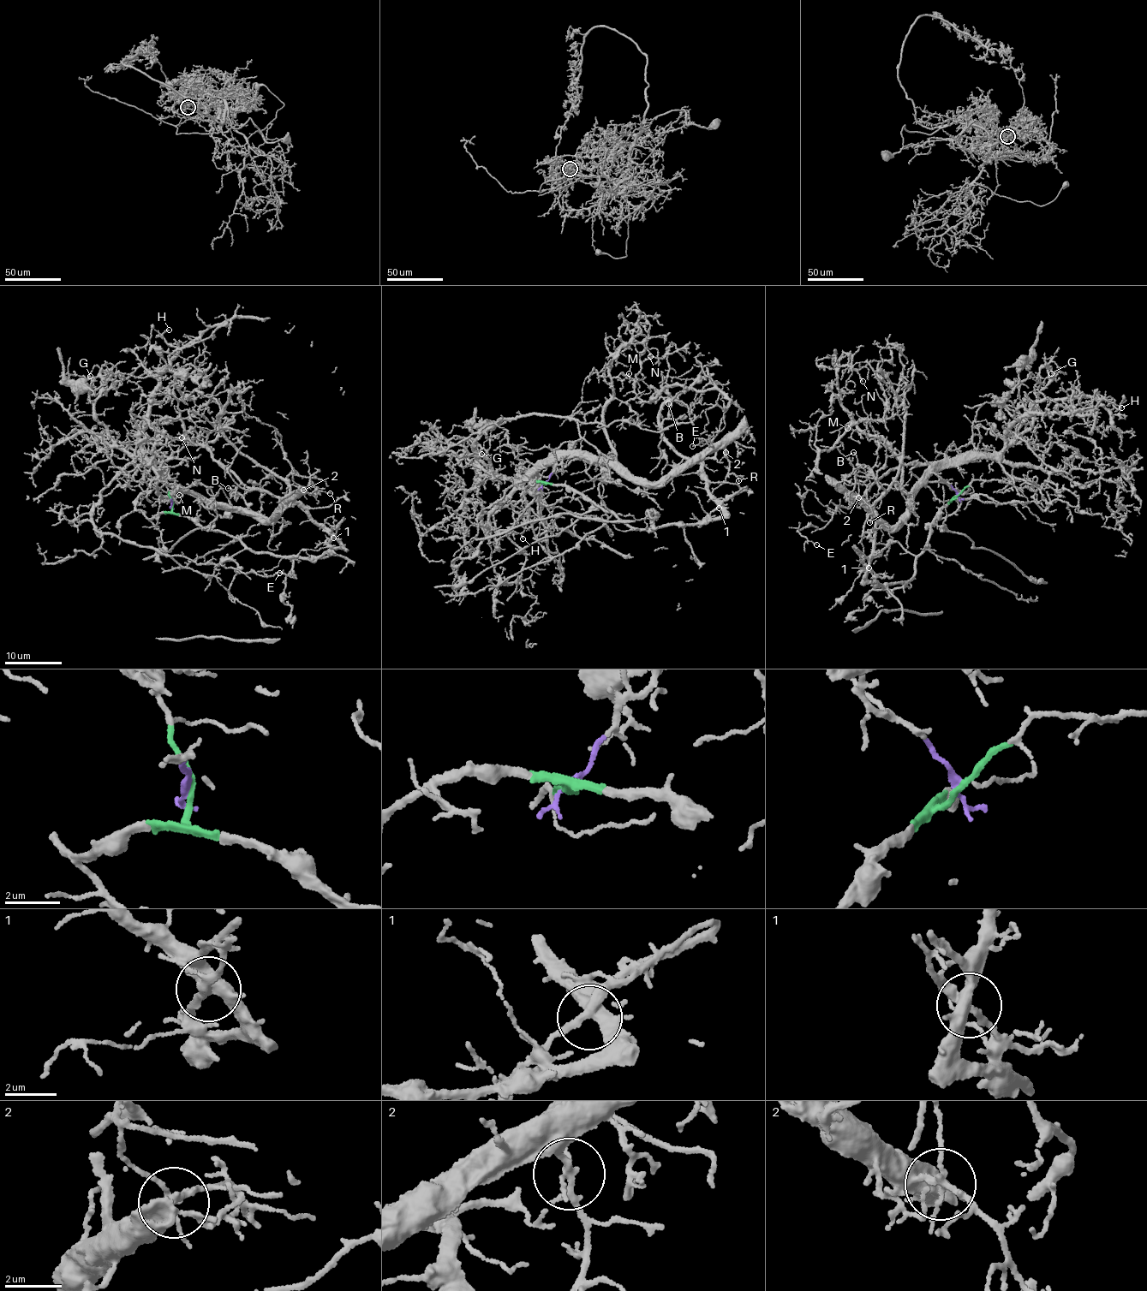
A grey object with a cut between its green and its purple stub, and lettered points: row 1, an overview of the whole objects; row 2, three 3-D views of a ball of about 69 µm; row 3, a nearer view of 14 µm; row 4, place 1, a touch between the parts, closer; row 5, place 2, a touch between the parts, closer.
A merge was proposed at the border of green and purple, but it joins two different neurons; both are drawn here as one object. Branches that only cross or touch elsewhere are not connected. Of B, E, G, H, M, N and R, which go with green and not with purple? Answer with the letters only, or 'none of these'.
B

